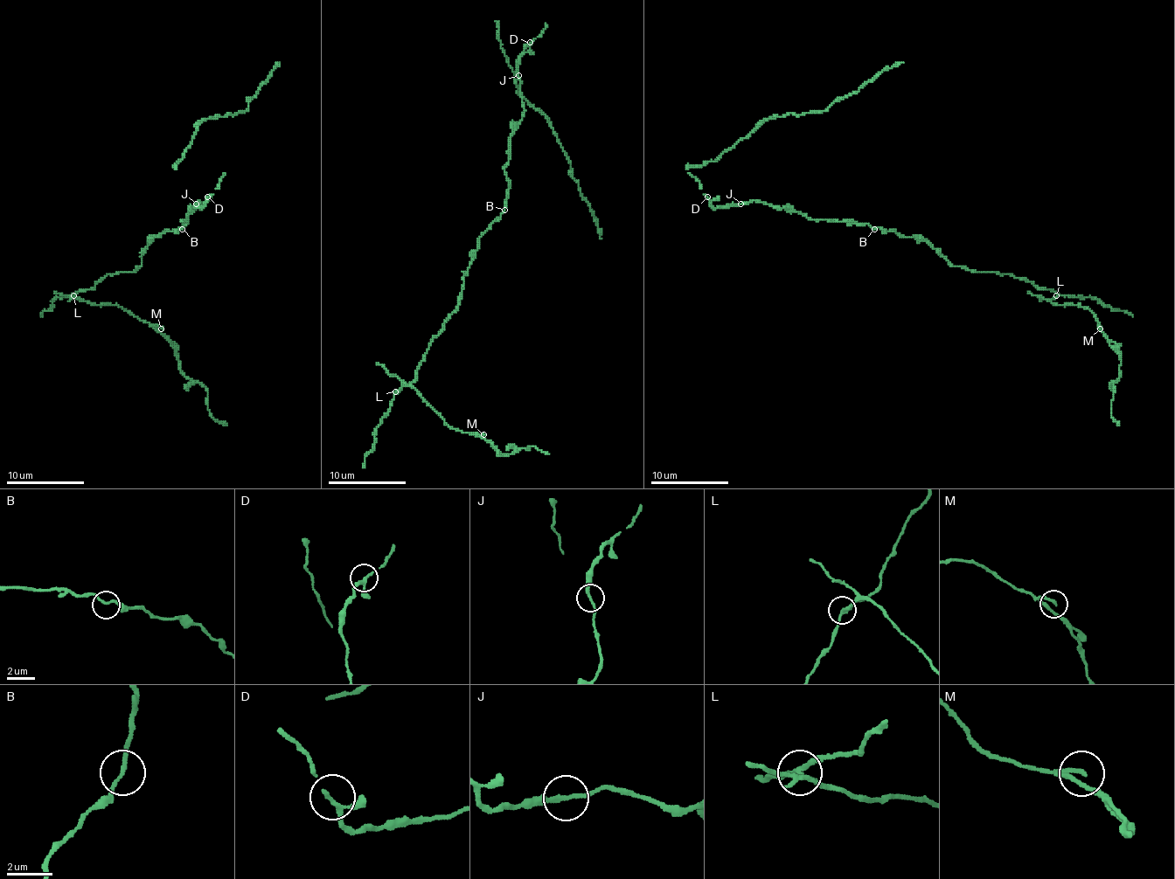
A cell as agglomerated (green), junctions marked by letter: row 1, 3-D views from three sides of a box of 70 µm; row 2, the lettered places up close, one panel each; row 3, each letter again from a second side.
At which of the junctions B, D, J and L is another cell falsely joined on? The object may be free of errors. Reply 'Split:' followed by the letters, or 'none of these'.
Split: L

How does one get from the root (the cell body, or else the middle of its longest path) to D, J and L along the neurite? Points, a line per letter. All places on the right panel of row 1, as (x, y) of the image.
D: (874, 227), (853, 221), (810, 219), (787, 208), (777, 208), (754, 200), (715, 208), (707, 197)
J: (874, 227), (853, 221), (810, 219), (787, 208), (777, 208), (754, 200), (740, 204)
L: (874, 227), (923, 238), (954, 266), (1011, 273), (1051, 289), (1057, 295)

